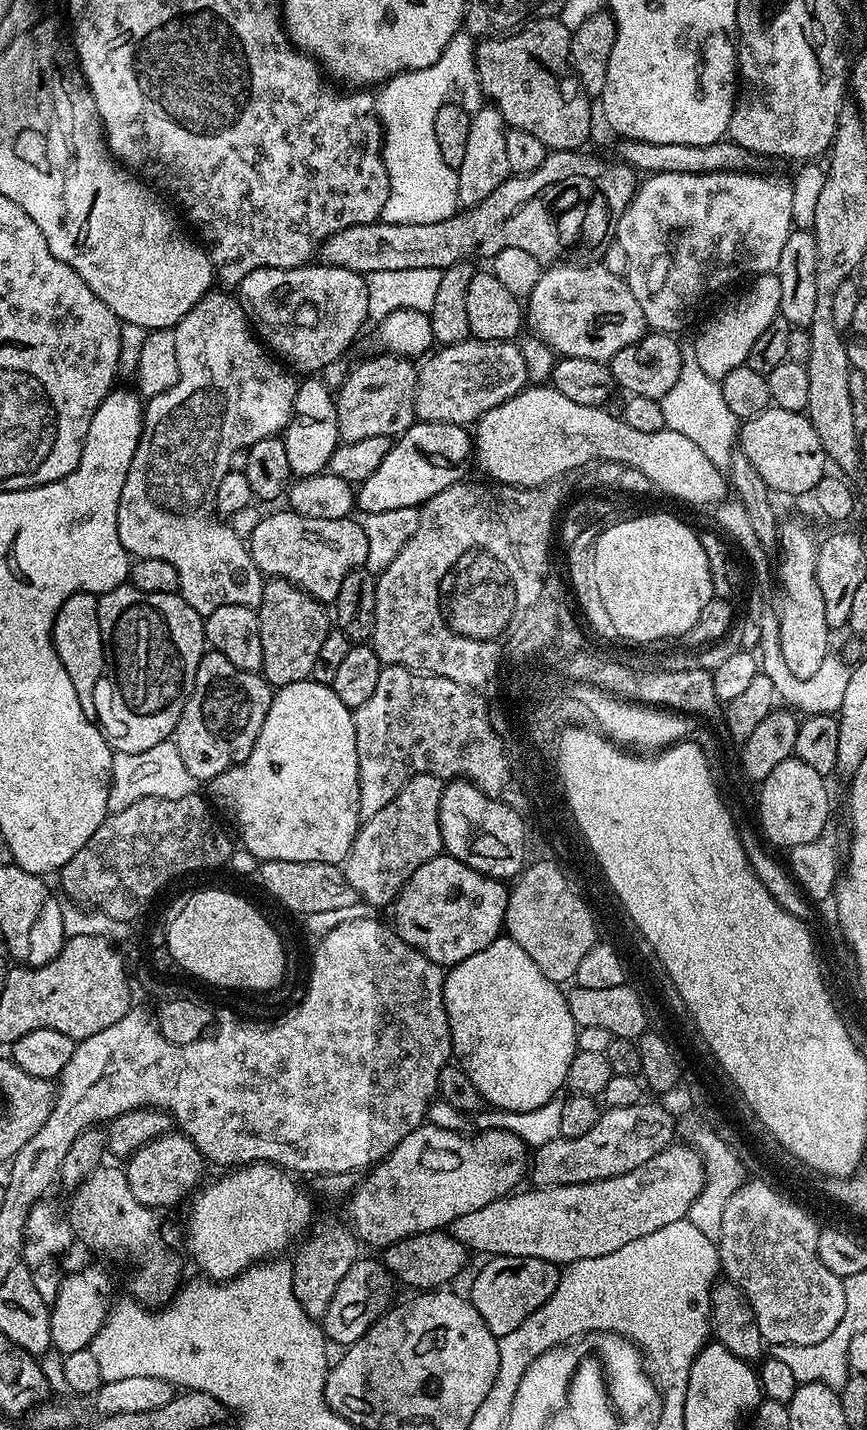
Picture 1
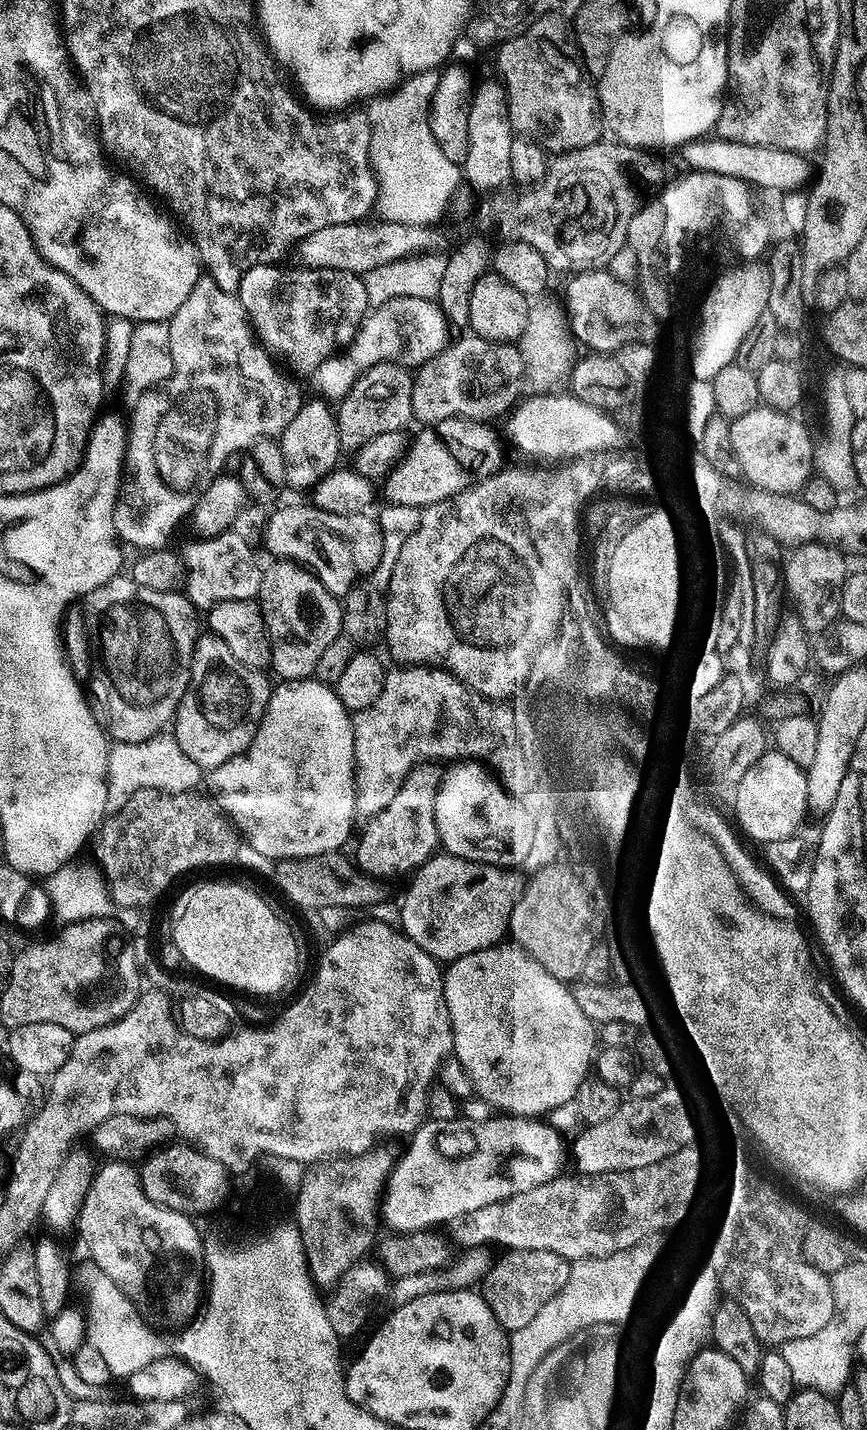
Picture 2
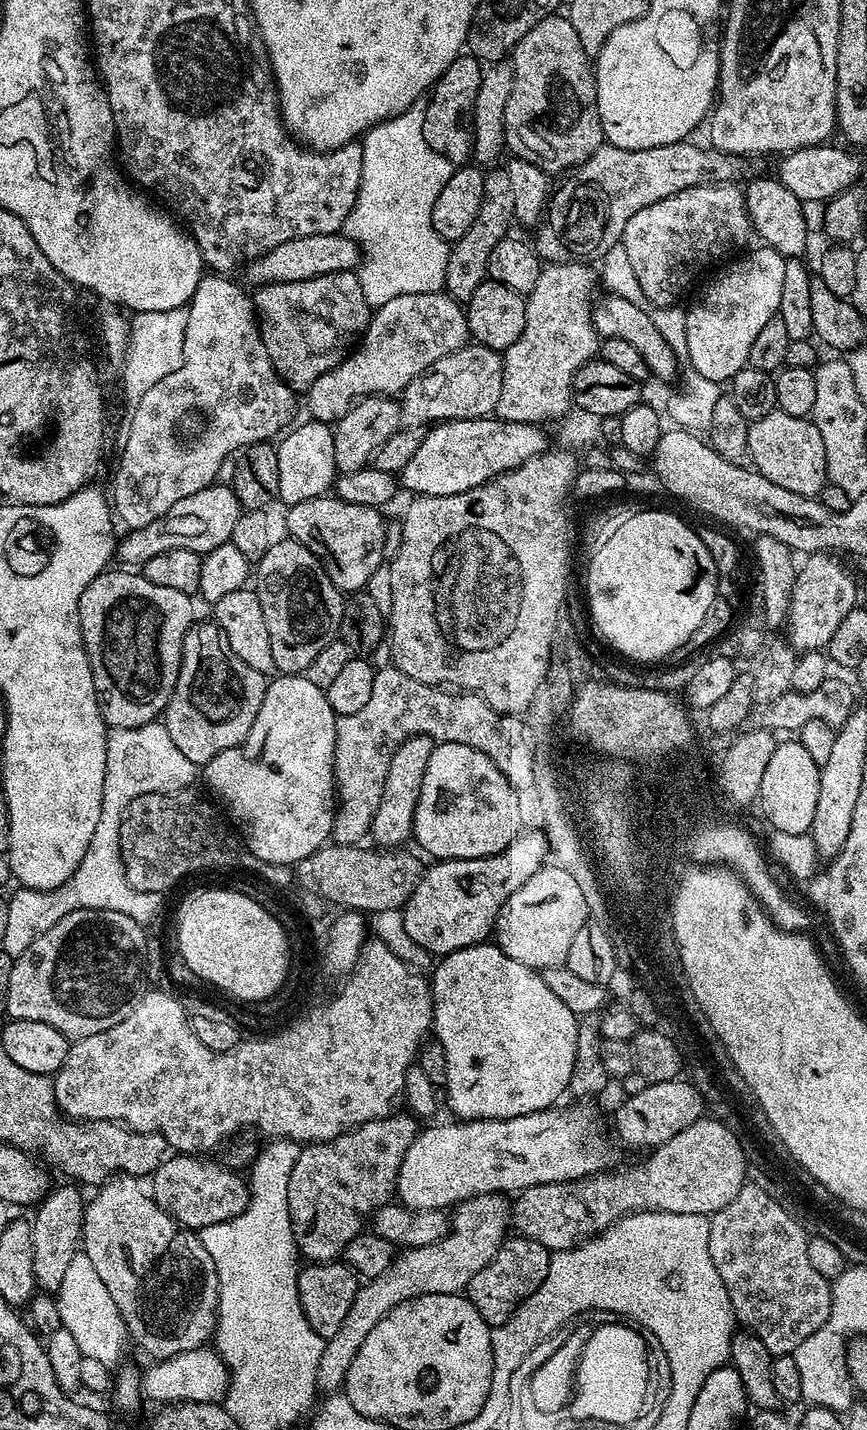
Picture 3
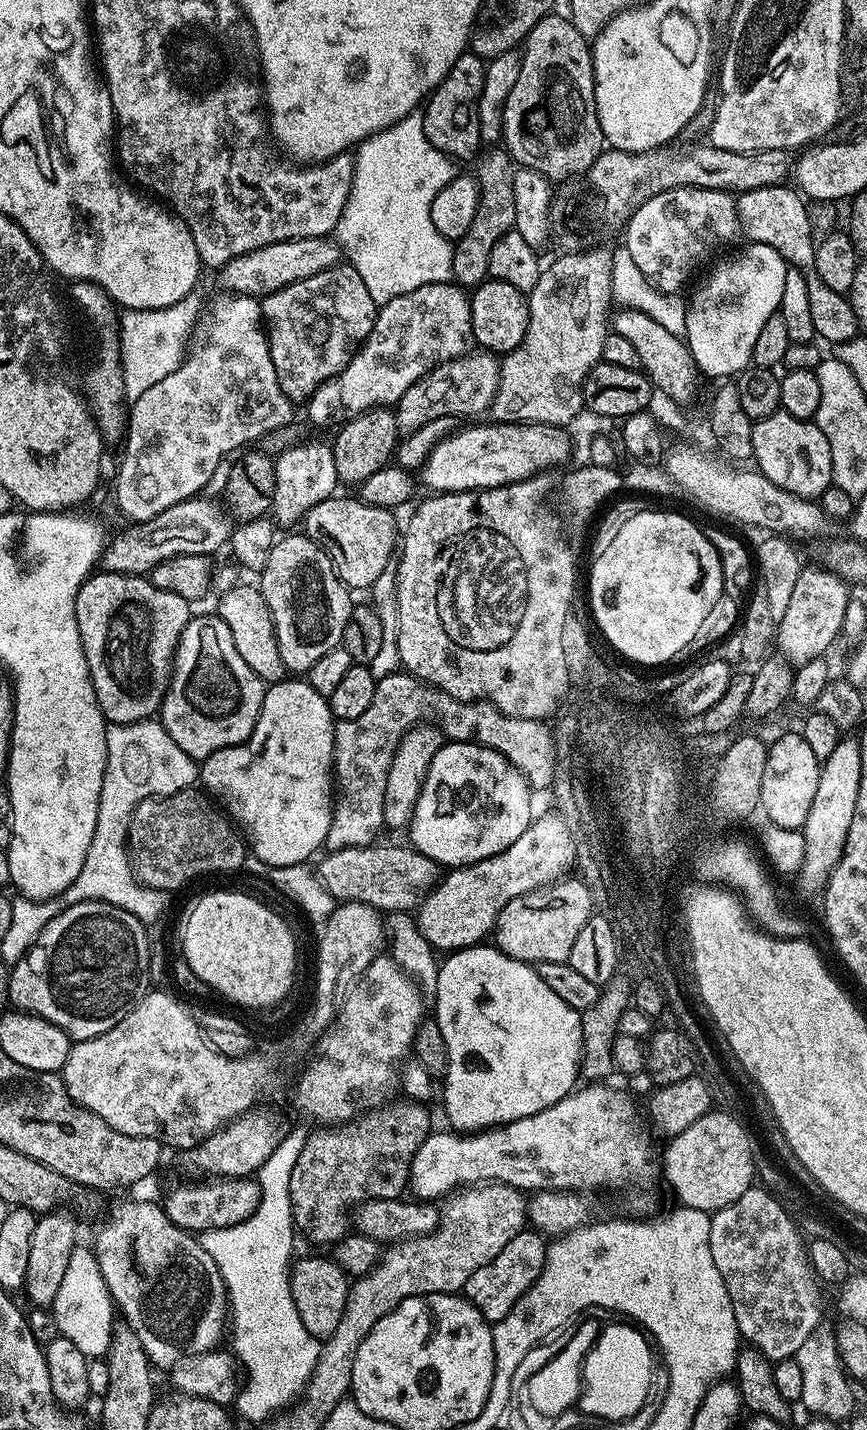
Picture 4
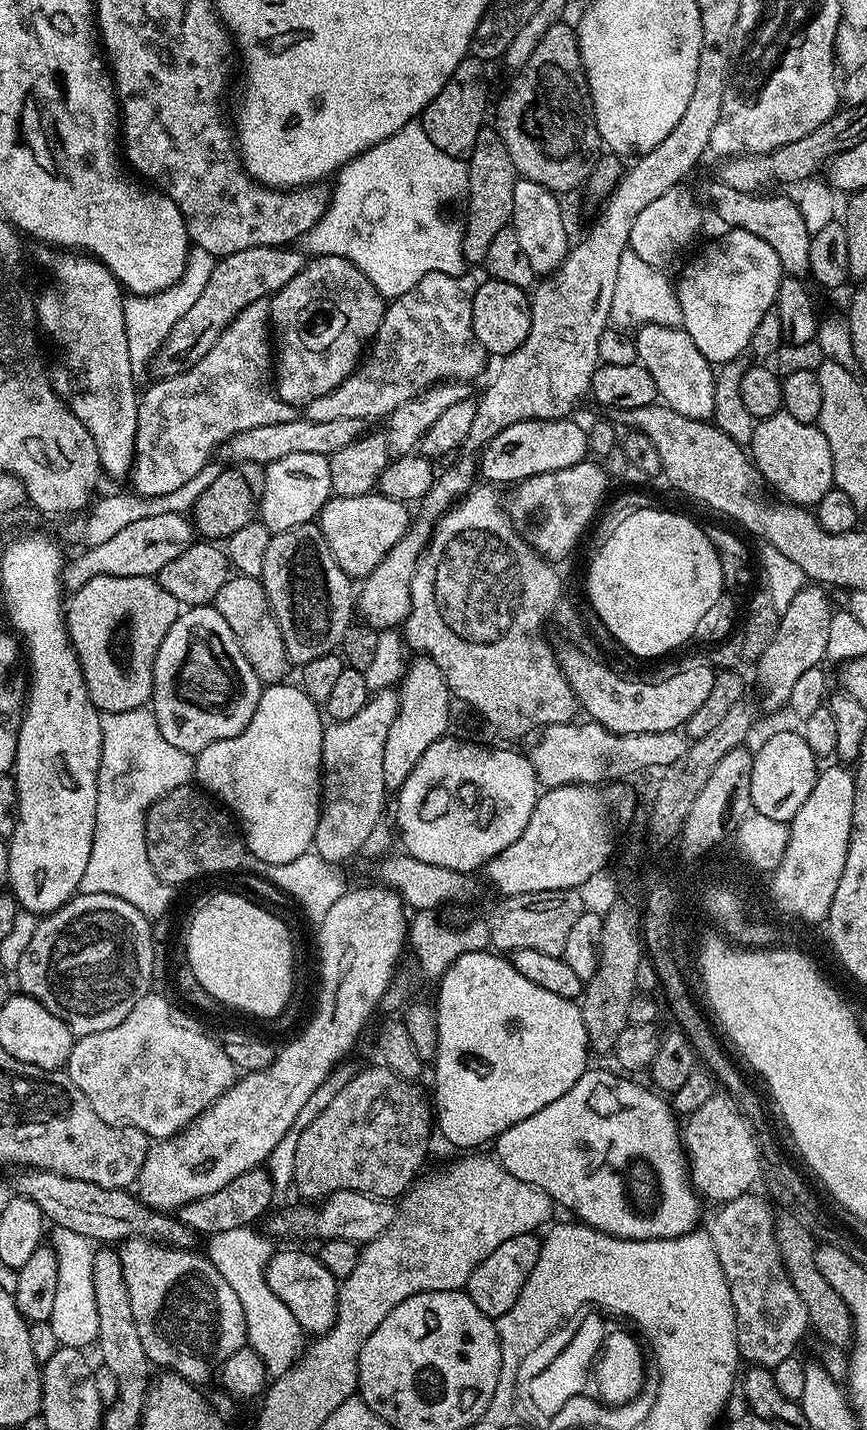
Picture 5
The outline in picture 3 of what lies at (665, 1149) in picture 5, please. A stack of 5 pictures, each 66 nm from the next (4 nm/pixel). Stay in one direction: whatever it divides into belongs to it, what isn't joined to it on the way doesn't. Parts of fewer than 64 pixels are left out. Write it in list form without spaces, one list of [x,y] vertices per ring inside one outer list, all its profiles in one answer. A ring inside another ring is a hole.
[[[576,1102],[573,1108],[550,1107],[543,1112],[531,1112],[522,1118],[506,1118],[505,1120],[467,1120],[465,1122],[452,1122],[456,1124],[436,1124],[433,1128],[428,1128],[417,1135],[416,1141],[410,1146],[406,1158],[402,1164],[400,1177],[396,1183],[396,1196],[399,1203],[411,1209],[447,1209],[455,1206],[462,1200],[469,1200],[481,1192],[499,1192],[501,1194],[516,1194],[521,1190],[534,1187],[536,1184],[548,1183],[569,1183],[572,1180],[580,1180],[587,1176],[595,1176],[603,1173],[609,1167],[608,1164],[608,1144],[604,1141],[604,1128],[600,1125],[600,1120],[596,1117],[594,1109],[588,1102]]]

